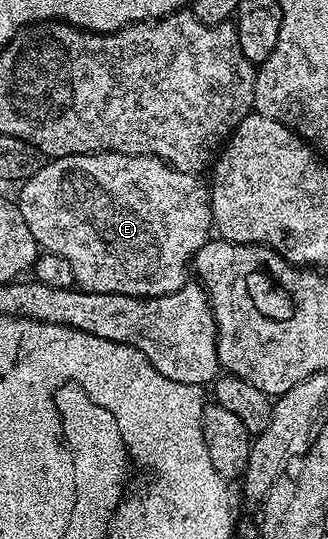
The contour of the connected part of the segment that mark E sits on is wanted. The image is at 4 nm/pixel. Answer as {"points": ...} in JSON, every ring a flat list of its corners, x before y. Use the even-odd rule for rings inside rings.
{"points":[[71,154,45,161,44,167,34,172,34,176,19,183,18,205,22,212,22,220,26,220,26,228,30,228,30,236,34,236,37,247,49,254,62,256,62,260,70,264,70,272,74,272,74,283,79,289,135,298,161,298,170,292,178,292,178,288,182,288,184,283,189,281,190,267,193,265,198,248,209,242,213,233,212,195,205,179,204,182,202,179,203,177,182,172,161,158,149,154]]}

